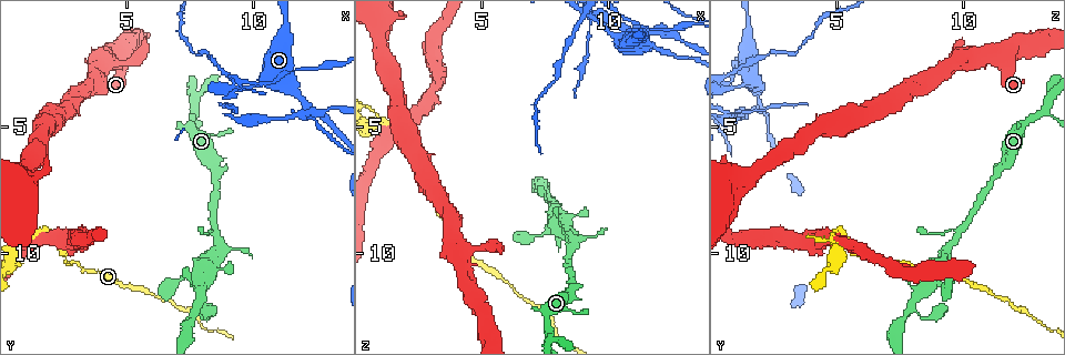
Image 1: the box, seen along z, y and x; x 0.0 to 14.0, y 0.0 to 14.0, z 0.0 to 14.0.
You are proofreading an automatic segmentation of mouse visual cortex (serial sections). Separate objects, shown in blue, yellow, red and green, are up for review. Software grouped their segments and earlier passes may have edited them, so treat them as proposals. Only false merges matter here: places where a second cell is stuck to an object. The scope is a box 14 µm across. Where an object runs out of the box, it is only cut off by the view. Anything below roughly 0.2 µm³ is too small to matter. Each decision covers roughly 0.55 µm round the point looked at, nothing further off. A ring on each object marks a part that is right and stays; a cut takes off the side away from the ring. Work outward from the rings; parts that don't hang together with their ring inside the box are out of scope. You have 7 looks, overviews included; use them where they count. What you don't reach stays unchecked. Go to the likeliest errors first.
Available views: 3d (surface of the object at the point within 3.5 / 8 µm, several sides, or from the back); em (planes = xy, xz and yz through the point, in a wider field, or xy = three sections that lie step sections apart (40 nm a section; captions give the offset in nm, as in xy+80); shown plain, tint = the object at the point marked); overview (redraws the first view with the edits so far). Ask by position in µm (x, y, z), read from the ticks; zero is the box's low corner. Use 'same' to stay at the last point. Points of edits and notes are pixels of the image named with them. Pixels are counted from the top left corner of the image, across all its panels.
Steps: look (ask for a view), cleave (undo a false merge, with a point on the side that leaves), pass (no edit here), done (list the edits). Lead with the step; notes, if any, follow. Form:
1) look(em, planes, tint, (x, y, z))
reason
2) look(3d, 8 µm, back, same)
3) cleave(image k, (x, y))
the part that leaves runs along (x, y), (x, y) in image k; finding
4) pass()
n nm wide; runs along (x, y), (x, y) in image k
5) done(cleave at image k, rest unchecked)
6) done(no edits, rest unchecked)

look(3d, 3.5 µm, (1.1, 9.4, 4.8))
side arm on a straight run

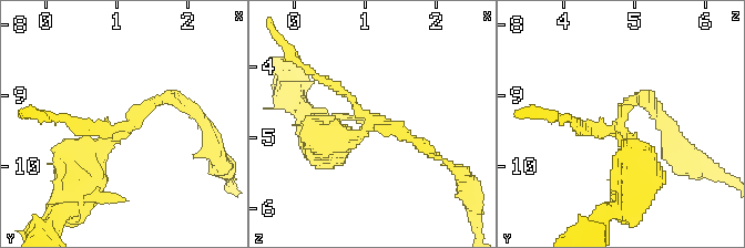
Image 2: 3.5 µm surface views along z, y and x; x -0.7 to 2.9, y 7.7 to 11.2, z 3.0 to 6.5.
look(em, xy, step 2, tint, (1.10, 9.40, 4.75))
3 arms; arms of 150, 150, 300 nm

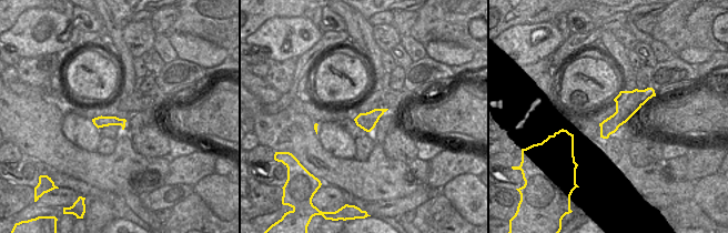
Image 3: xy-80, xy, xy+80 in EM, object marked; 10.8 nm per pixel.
pass()
runs along (651, 92), (639, 97), (603, 134) in image 3; one cell here

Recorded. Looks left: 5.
look(3d, 3.5 µm, (12.1, 4.2, 1.9))
thick turns thin

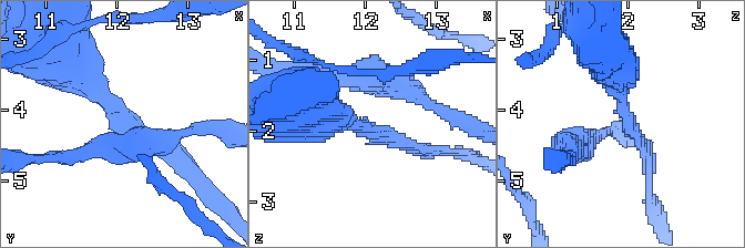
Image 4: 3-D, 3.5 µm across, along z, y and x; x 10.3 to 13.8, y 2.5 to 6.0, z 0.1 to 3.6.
look(em, xy, step 5, tint, (12.10, 4.10, 2.00))
arms of 200, 450 nm

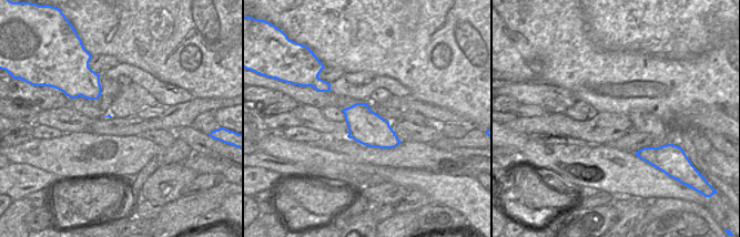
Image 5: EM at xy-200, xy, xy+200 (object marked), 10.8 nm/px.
pass()
runs along (71, 65), (180, 161) in image 4; one cell here

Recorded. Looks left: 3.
look(3d, 8 µm, (7.6, 4.4, 13.3))
arms part here

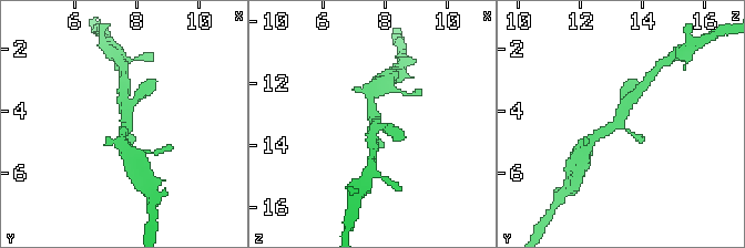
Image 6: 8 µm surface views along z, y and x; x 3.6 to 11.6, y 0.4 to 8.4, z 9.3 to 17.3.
look(em, xy, step 1, tint, (7.7, 4.3, 13.2))
need the tissue

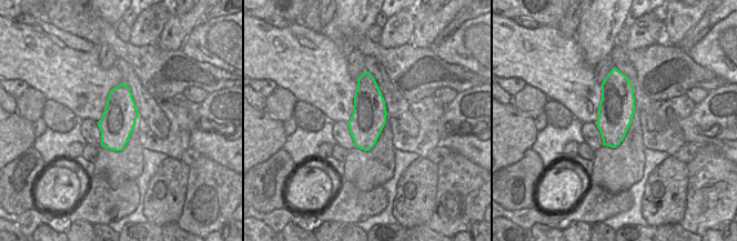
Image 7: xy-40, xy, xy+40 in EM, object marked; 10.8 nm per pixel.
pass()
runs along (592, 140), (614, 125), (626, 95) in image 6; continuous, no second cell

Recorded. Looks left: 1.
done(no edits, rest unchecked)

